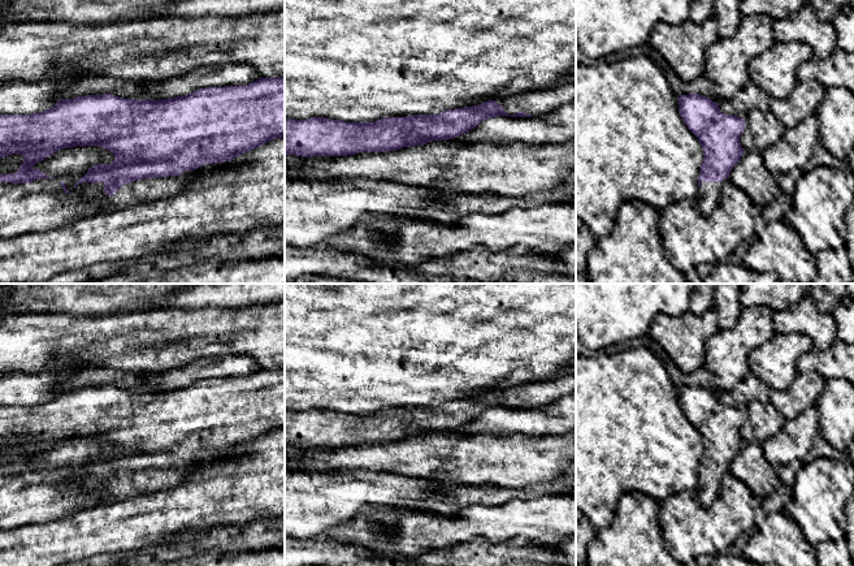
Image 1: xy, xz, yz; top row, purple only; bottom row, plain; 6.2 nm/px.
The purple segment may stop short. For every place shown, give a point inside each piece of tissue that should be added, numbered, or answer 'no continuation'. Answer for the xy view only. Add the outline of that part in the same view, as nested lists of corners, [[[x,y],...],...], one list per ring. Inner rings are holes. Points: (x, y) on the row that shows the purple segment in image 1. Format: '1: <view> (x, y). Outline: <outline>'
1: xy (42, 204). Outline: [[[183,170],[179,176],[143,178],[123,185],[113,196],[104,193],[103,182],[83,182],[70,194],[65,194],[62,185],[56,180],[35,180],[30,183],[0,182],[0,238],[56,229],[104,208],[123,208],[173,196],[188,187],[192,181],[191,170]]]

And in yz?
1: yz (709, 193). Outline: [[[723,177],[721,182],[702,182],[698,190],[697,202],[701,213],[707,217],[719,206],[719,198],[723,185],[728,180]]]

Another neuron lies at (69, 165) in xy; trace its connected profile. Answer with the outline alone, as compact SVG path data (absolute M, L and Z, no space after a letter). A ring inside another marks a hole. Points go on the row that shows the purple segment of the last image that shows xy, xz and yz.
M77 146L61 148L52 156L38 161L32 168L39 169L47 177L40 180L56 180L64 182L66 190L74 191L74 186L90 168L99 164L110 164L114 155L100 146Z

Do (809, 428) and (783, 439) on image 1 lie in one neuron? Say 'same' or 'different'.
same

